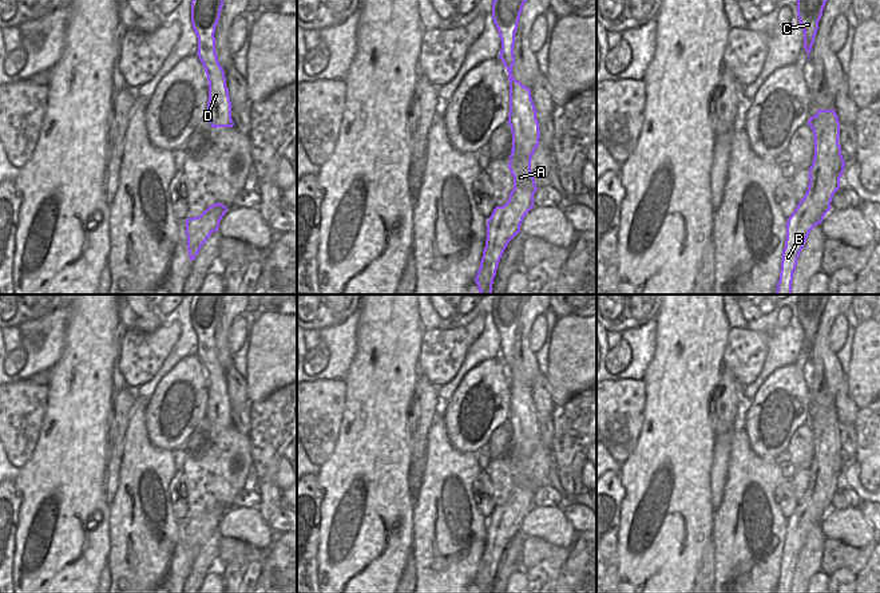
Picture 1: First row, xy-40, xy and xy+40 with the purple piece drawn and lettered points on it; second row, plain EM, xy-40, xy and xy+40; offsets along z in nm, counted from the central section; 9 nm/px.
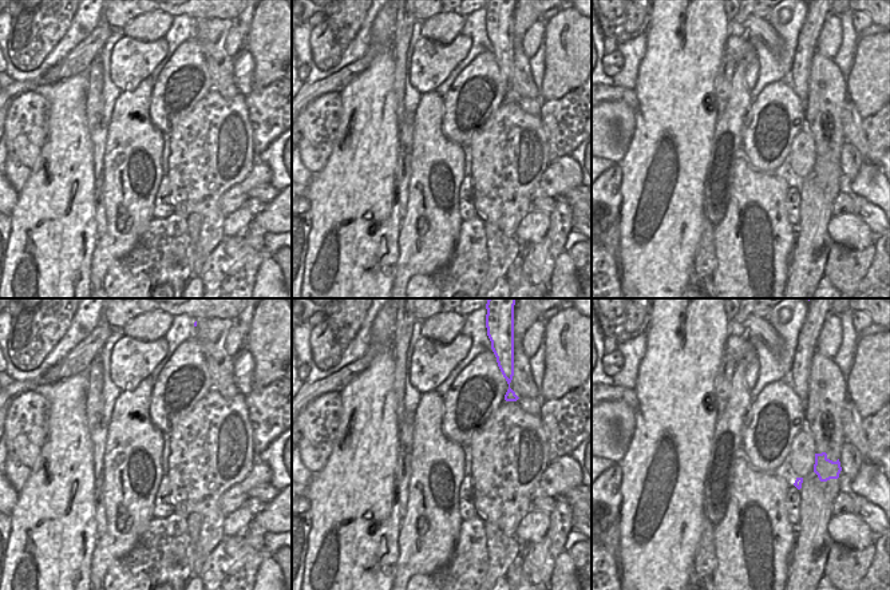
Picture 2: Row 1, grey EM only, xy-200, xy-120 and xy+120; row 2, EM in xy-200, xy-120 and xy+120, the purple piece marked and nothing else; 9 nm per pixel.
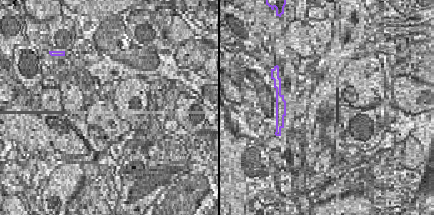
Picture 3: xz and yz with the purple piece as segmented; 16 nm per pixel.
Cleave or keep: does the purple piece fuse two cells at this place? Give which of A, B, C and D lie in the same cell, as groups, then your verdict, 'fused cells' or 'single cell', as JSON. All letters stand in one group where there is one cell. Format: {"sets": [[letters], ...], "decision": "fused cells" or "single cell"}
{"sets": [["A", "B", "C", "D"]], "decision": "single cell"}

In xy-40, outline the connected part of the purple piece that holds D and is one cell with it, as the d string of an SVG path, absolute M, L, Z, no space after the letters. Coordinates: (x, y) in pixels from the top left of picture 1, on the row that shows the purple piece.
M191 0L191 24L198 37L198 58L209 82L207 120L217 127L233 127L231 102L225 71L215 54L215 27L223 0Z

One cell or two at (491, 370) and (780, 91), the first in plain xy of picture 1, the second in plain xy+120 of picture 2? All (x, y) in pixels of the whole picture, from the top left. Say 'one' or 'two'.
one

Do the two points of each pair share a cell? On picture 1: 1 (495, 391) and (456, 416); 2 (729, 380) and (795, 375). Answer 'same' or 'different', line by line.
1: same
2: different

